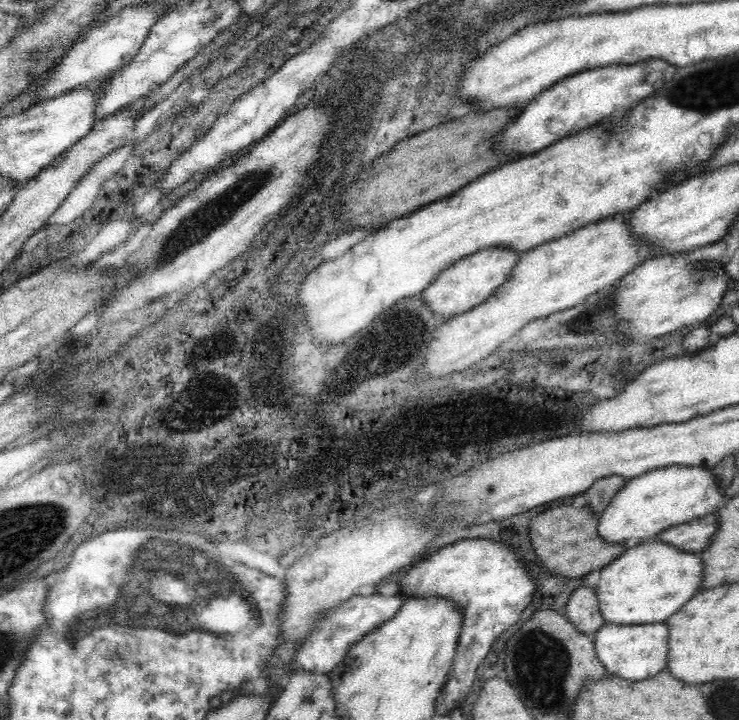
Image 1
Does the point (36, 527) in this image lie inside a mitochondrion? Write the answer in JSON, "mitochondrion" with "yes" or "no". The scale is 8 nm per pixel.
{"mitochondrion":"yes"}

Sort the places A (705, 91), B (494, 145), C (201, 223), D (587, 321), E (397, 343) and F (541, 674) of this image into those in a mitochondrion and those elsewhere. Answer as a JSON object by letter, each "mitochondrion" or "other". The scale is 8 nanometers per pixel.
{"A":"mitochondrion","B":"other","C":"mitochondrion","D":"mitochondrion","E":"mitochondrion","F":"mitochondrion"}

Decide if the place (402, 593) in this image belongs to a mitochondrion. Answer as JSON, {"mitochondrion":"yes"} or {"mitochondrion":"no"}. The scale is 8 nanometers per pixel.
{"mitochondrion":"no"}

